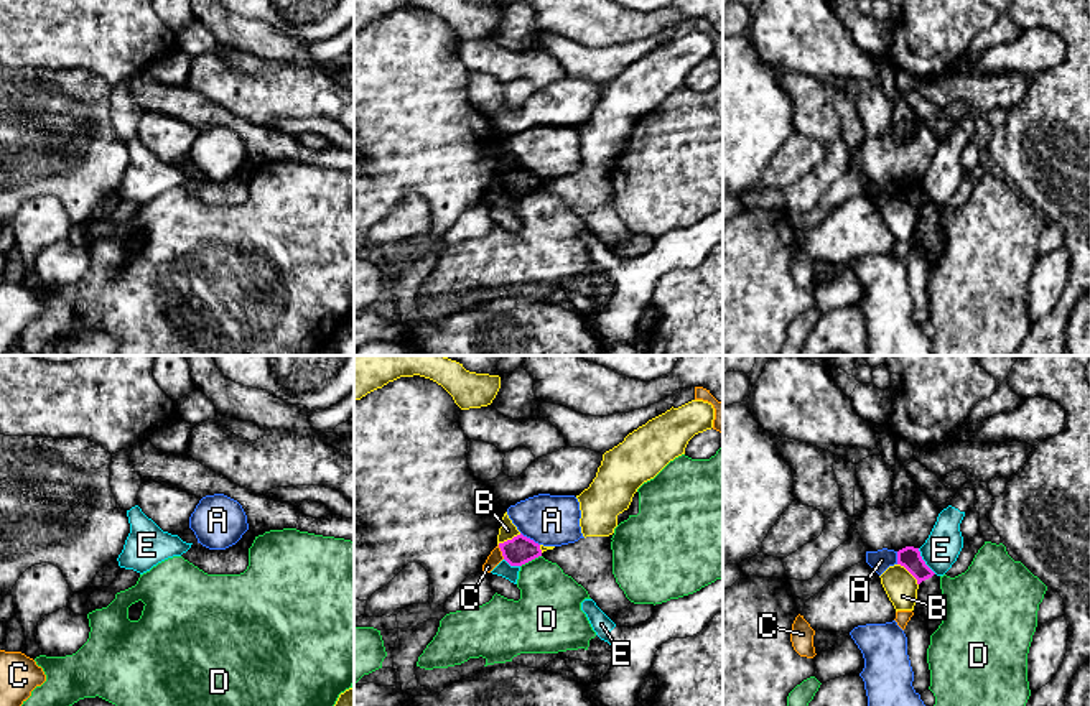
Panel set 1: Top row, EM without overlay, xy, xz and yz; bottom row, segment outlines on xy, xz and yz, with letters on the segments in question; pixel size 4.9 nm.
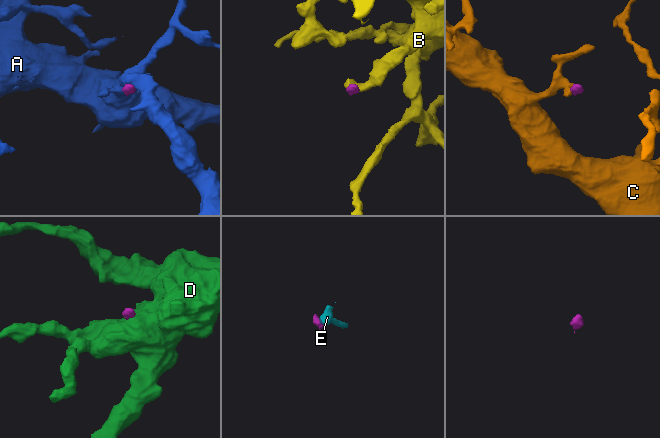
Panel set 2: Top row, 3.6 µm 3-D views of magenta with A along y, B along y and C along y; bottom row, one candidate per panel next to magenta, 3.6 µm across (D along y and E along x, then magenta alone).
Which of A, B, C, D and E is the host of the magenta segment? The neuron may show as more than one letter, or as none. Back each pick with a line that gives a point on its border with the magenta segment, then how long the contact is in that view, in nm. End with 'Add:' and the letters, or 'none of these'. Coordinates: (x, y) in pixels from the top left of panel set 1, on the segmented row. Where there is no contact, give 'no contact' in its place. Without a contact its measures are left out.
Add: none of these

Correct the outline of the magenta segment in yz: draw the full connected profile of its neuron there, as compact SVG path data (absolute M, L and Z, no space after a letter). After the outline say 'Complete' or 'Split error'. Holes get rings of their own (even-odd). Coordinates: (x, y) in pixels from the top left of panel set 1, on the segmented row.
M906 546L897 551L897 564L904 566L919 584L914 614L932 635L943 620L945 601L937 576L922 560L919 548Z. Split error

